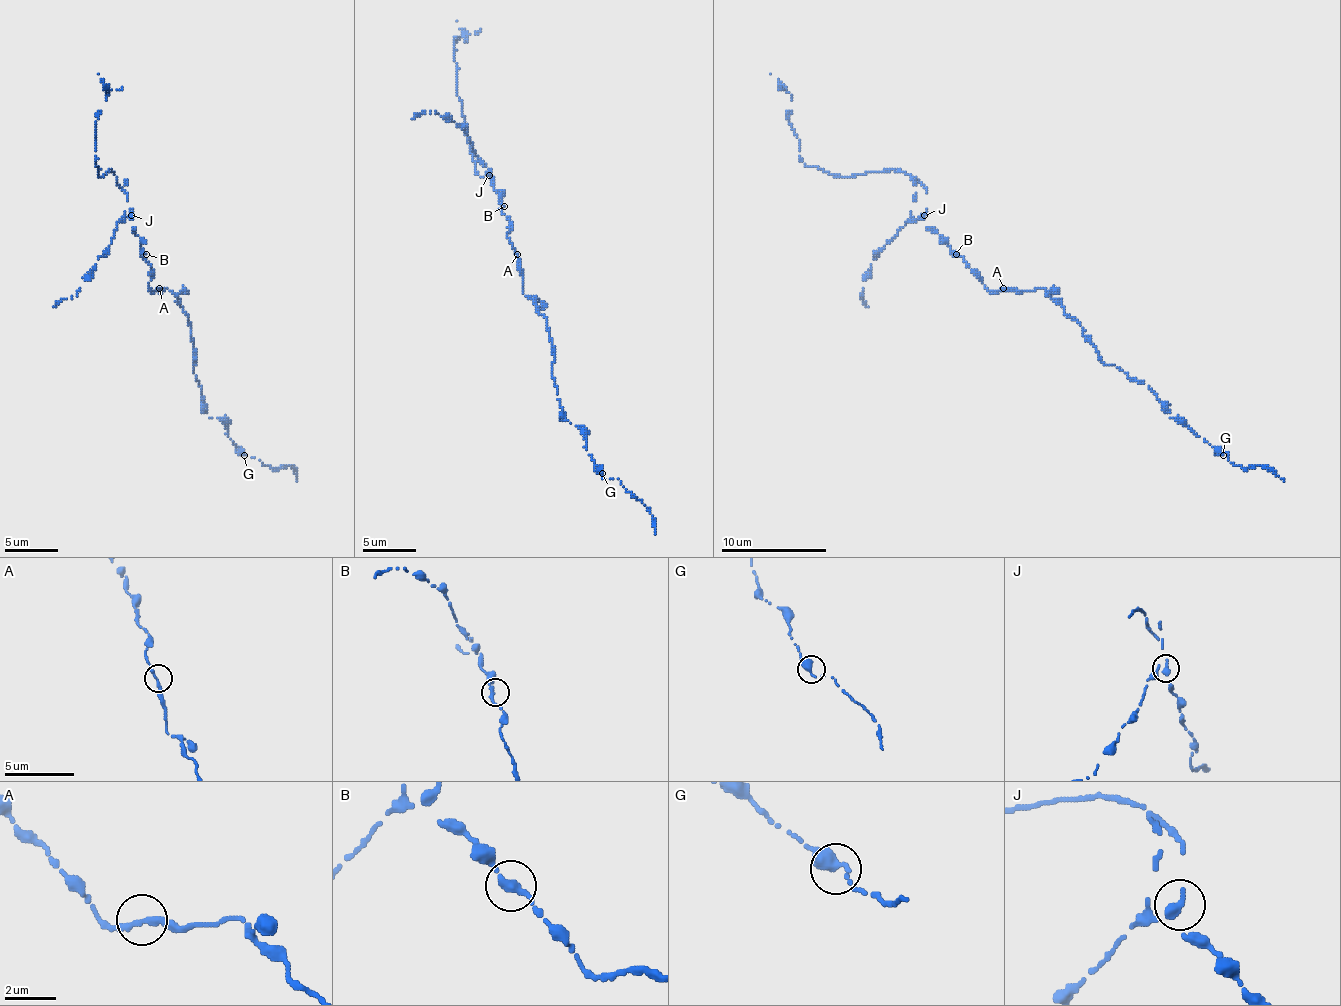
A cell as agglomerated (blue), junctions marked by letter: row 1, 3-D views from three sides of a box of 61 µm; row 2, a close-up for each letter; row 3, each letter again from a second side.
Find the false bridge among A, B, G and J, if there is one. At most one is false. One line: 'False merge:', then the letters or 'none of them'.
False merge: J

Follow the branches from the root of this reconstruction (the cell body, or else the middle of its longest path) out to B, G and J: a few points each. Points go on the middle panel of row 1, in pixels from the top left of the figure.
B: (515, 254), (507, 235), (510, 219), (502, 211), (504, 206)
G: (515, 254), (523, 293), (547, 320), (555, 357), (552, 375), (562, 418), (581, 431), (589, 455), (602, 473)
J: (515, 254), (507, 235), (510, 219), (502, 211), (494, 177), (488, 174)

